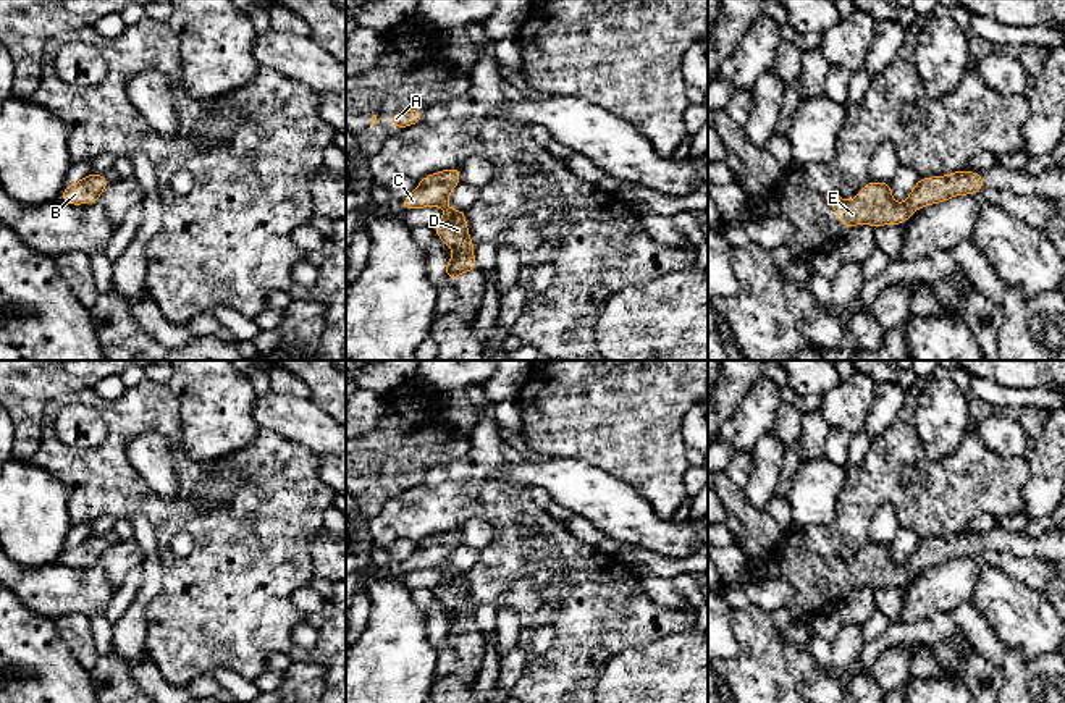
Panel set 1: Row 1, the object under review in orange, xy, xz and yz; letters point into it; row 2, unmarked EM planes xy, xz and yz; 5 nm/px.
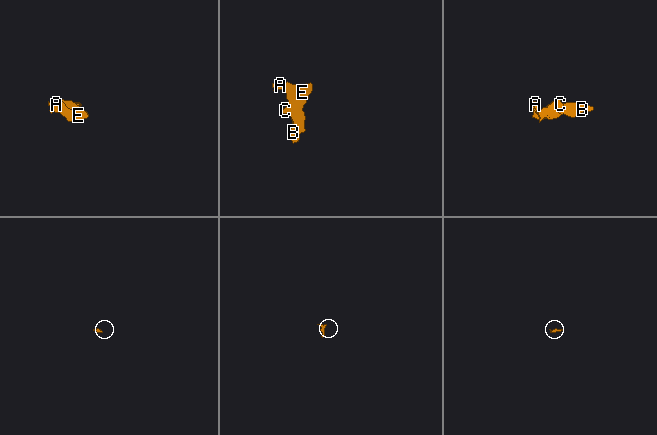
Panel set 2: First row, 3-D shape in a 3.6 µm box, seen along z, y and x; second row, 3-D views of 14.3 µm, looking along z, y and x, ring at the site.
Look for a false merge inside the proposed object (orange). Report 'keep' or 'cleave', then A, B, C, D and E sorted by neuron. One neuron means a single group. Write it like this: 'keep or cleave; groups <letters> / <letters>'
keep; groups A B C D E

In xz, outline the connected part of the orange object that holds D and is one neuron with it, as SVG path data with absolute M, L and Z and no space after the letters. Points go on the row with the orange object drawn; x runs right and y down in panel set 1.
M461 165L427 175L420 179L414 192L401 200L402 210L423 207L444 207L443 218L433 226L435 234L454 250L454 257L446 260L446 278L453 283L459 275L477 270L474 257L475 244L469 238L465 210L448 205L451 191L461 184Z

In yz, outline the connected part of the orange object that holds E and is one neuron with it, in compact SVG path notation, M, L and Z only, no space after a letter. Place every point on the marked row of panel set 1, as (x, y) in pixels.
M957 170L945 176L920 178L902 205L892 199L892 184L882 181L869 181L855 194L853 204L836 194L826 196L826 199L847 231L863 223L871 228L903 225L924 205L941 204L955 196L970 196L984 187L979 171Z

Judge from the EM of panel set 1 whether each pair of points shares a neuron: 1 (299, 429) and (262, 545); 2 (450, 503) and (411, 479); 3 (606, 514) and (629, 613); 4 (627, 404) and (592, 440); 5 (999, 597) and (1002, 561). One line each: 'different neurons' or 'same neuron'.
1: different neurons
2: different neurons
3: different neurons
4: same neuron
5: different neurons

